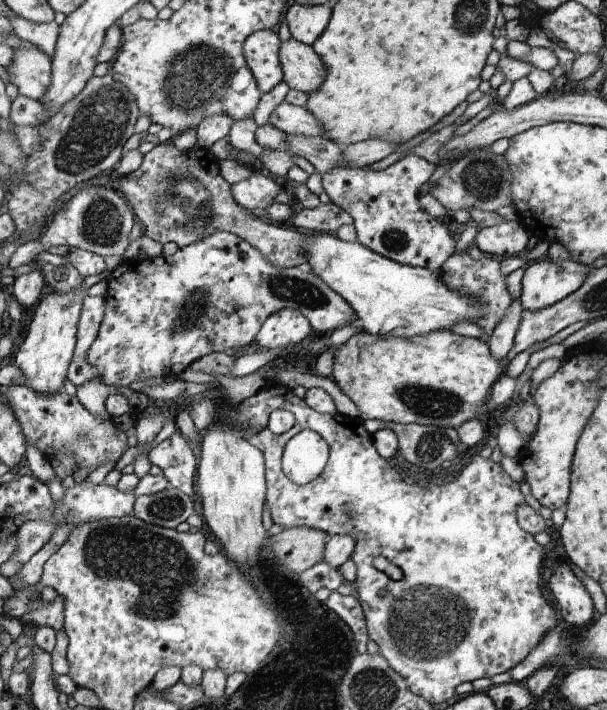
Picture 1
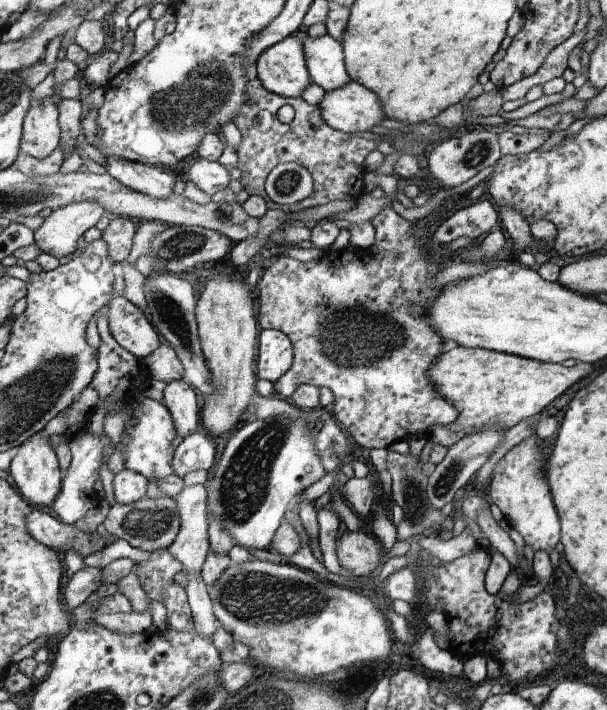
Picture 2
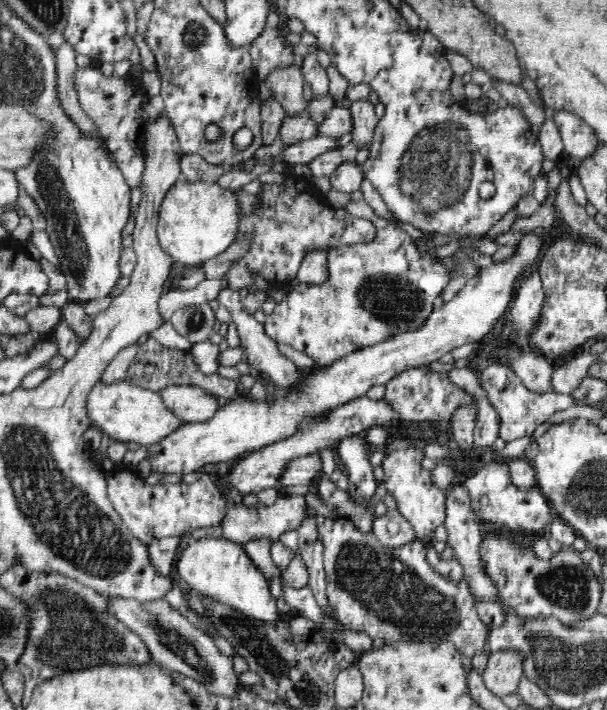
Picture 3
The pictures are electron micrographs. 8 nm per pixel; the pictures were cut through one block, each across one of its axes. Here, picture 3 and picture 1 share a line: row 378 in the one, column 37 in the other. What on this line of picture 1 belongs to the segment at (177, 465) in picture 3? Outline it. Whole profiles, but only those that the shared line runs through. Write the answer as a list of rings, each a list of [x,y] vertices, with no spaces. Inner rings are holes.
[[[100,276],[84,277],[84,282],[80,288],[68,292],[68,294],[58,294],[50,289],[45,291],[40,300],[40,306],[36,308],[34,319],[30,322],[26,340],[22,342],[14,362],[25,379],[24,386],[30,386],[32,390],[40,394],[56,394],[62,392],[62,384],[66,381],[66,370],[72,360],[72,352],[76,345],[76,328],[78,327],[78,316],[83,311],[82,298],[86,296],[88,288],[94,286],[100,280]]]

